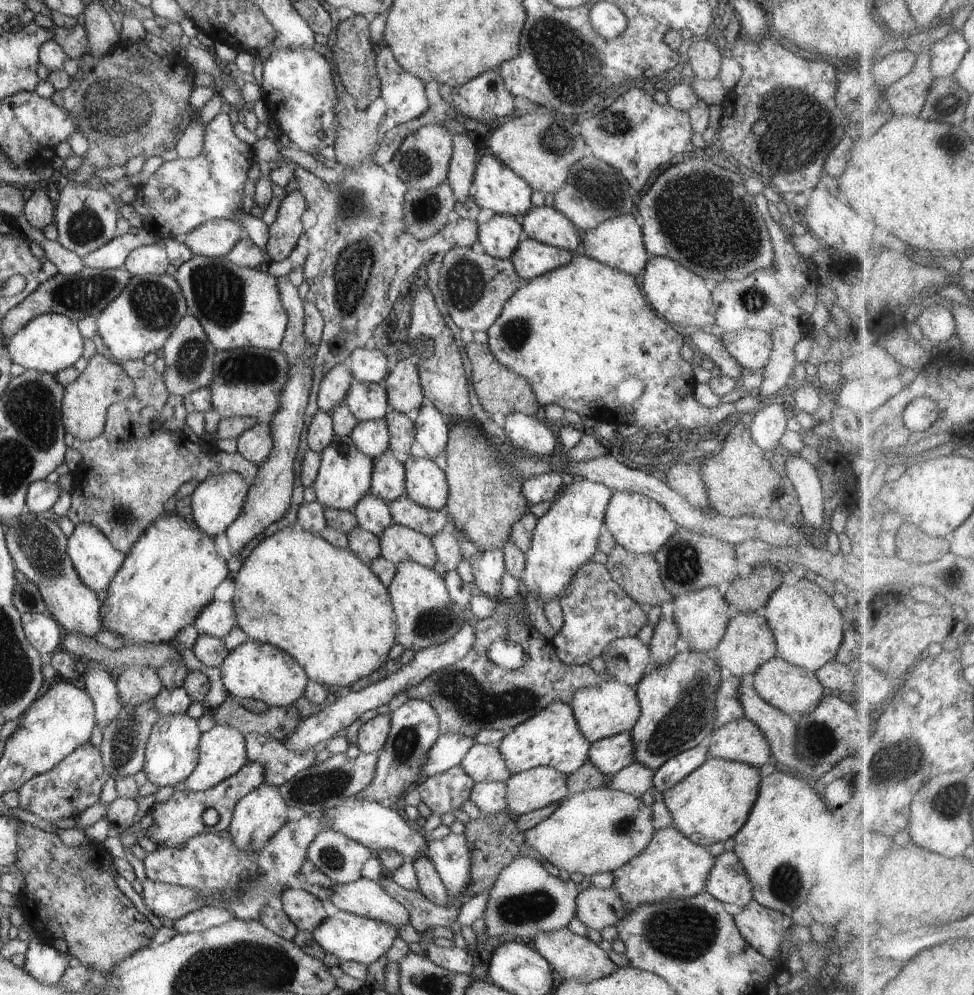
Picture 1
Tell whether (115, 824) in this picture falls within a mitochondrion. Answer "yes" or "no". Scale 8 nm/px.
no

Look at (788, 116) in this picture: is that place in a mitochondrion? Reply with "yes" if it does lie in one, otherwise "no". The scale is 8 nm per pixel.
yes

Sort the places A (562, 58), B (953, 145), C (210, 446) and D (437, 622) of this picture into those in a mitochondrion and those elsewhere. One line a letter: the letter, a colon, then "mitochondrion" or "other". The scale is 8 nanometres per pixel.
A: mitochondrion
B: mitochondrion
C: other
D: mitochondrion

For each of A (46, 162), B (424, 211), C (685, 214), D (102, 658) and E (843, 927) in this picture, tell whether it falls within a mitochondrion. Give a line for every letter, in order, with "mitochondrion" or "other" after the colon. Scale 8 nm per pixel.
A: other
B: mitochondrion
C: mitochondrion
D: other
E: other

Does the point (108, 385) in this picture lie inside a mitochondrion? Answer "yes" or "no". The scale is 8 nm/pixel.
no

